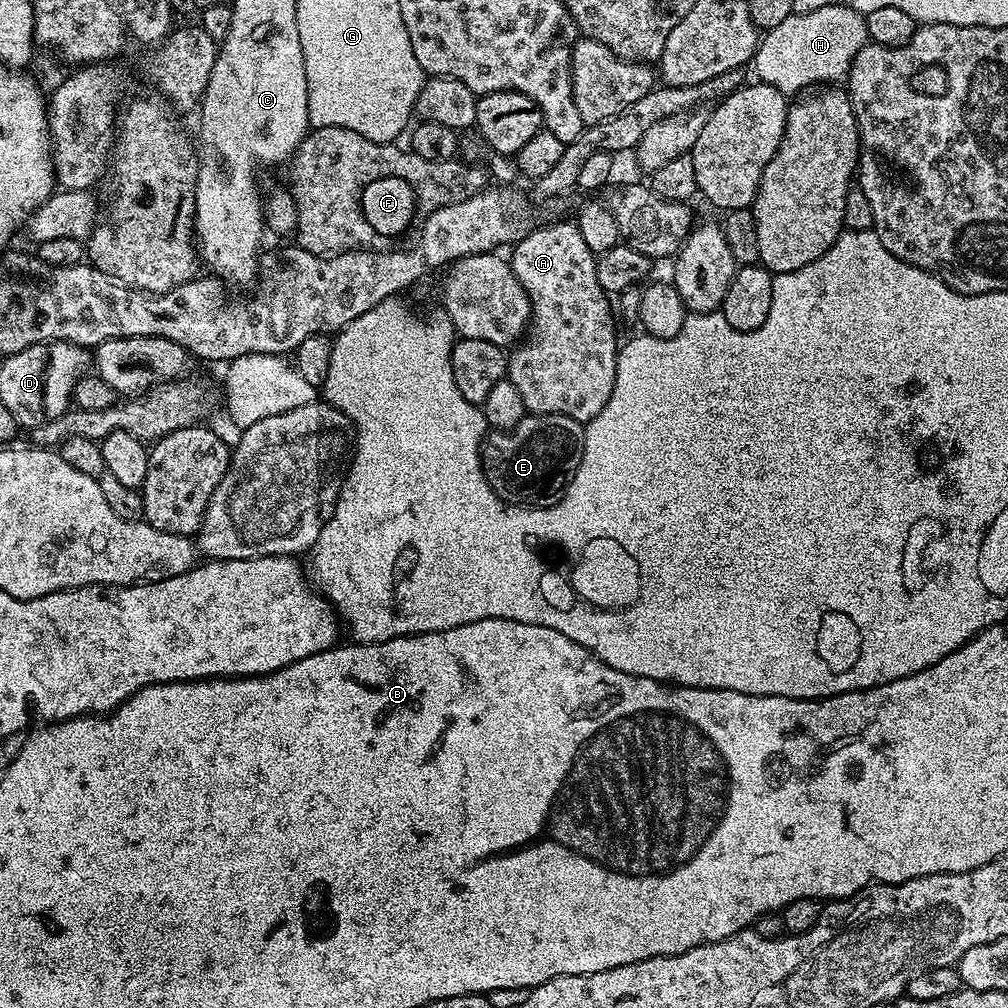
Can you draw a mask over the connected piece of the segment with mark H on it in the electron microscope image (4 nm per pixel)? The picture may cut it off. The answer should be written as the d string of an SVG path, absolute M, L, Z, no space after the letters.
M846 2L821 3L806 14L793 12L786 18L786 22L778 22L778 26L767 29L759 37L754 57L755 79L759 83L774 86L789 98L813 86L831 85L828 84L831 80L843 81L858 50L869 43L864 18L865 13L854 10Z

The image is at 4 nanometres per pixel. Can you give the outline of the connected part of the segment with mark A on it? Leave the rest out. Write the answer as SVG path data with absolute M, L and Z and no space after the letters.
M574 222L533 227L532 233L518 241L511 252L514 274L532 304L532 319L526 335L511 349L506 378L514 382L518 394L522 394L522 402L529 413L562 414L581 422L593 420L602 406L610 402L618 351L616 324L612 321L612 304L608 301L611 299L609 293L598 286L597 253L586 246Z

